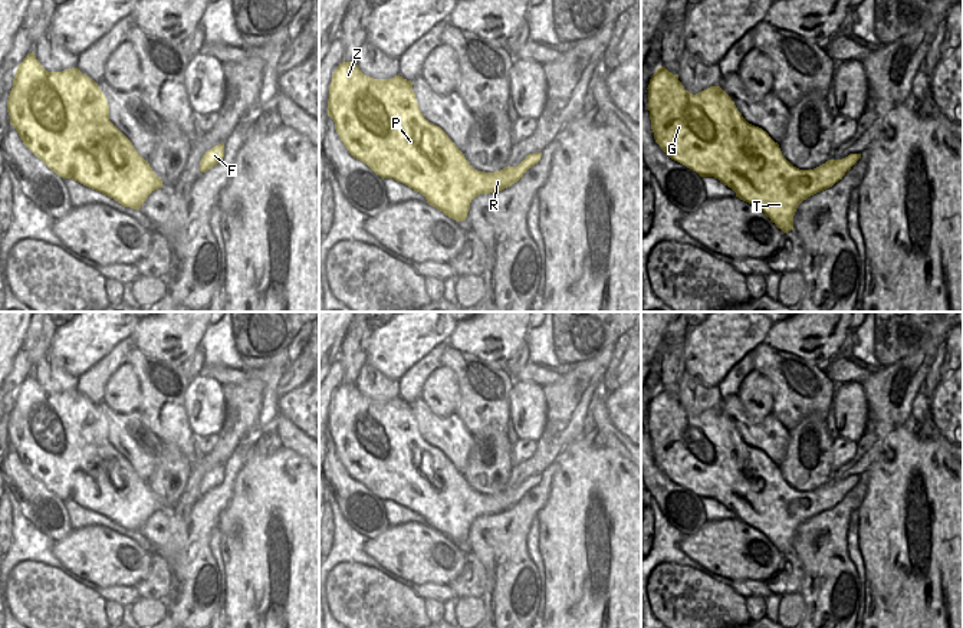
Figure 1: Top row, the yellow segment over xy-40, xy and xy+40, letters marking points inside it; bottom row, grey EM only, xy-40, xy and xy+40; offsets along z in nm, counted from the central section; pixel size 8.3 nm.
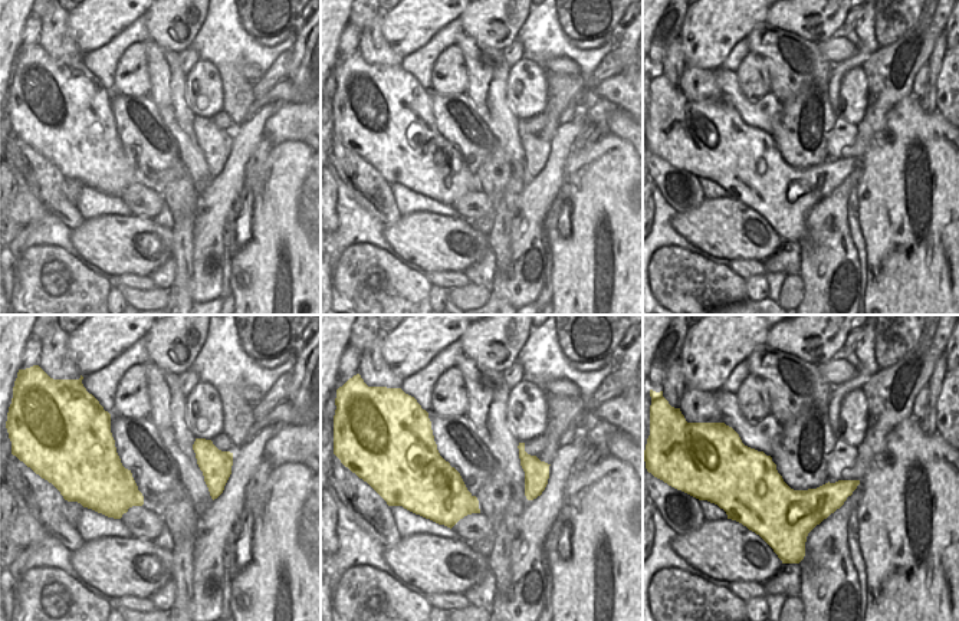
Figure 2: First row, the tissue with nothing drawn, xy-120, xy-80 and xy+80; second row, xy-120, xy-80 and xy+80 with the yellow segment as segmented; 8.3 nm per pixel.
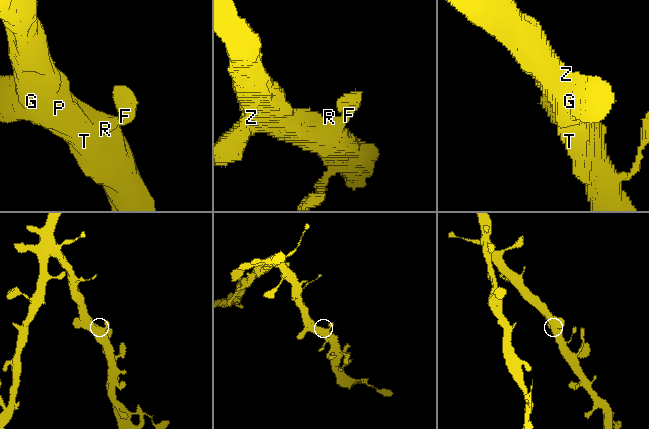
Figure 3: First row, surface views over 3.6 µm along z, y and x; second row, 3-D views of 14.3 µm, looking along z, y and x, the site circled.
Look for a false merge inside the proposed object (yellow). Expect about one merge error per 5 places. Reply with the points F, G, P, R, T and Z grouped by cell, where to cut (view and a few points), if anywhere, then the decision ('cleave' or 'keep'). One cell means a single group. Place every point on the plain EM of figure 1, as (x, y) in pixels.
F G P R T Z | no cut | keep

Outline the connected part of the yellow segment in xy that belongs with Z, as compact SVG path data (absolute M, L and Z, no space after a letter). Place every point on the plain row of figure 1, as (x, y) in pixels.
M342 384L335 391L329 407L328 438L333 441L341 463L354 480L382 502L394 500L423 516L430 527L456 543L467 540L474 519L510 509L542 480L542 474L536 474L517 489L494 494L474 491L448 457L423 438L411 402L400 397L391 401L369 400L356 384Z

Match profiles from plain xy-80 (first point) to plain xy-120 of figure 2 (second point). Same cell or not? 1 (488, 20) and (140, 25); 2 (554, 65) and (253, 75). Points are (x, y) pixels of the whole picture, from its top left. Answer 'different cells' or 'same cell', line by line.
1: different cells
2: same cell

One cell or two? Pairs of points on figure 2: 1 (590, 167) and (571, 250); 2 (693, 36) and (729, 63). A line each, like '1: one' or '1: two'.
1: one
2: two

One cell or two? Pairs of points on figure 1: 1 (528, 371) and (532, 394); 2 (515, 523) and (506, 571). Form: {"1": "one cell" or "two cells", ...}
{"1": "two cells", "2": "one cell"}

